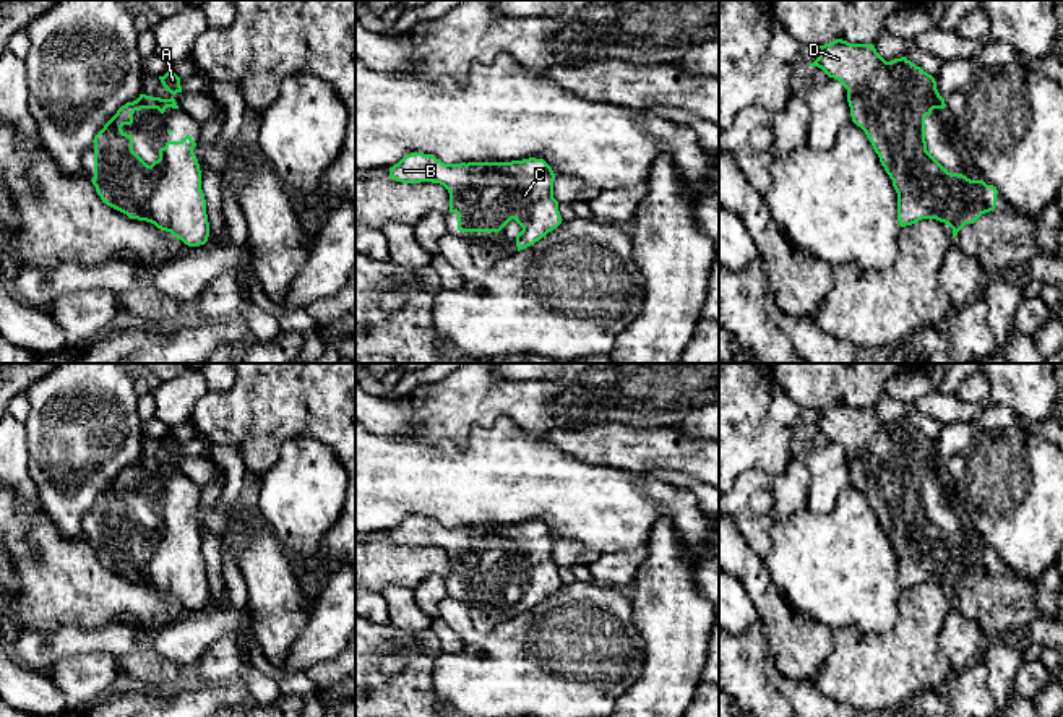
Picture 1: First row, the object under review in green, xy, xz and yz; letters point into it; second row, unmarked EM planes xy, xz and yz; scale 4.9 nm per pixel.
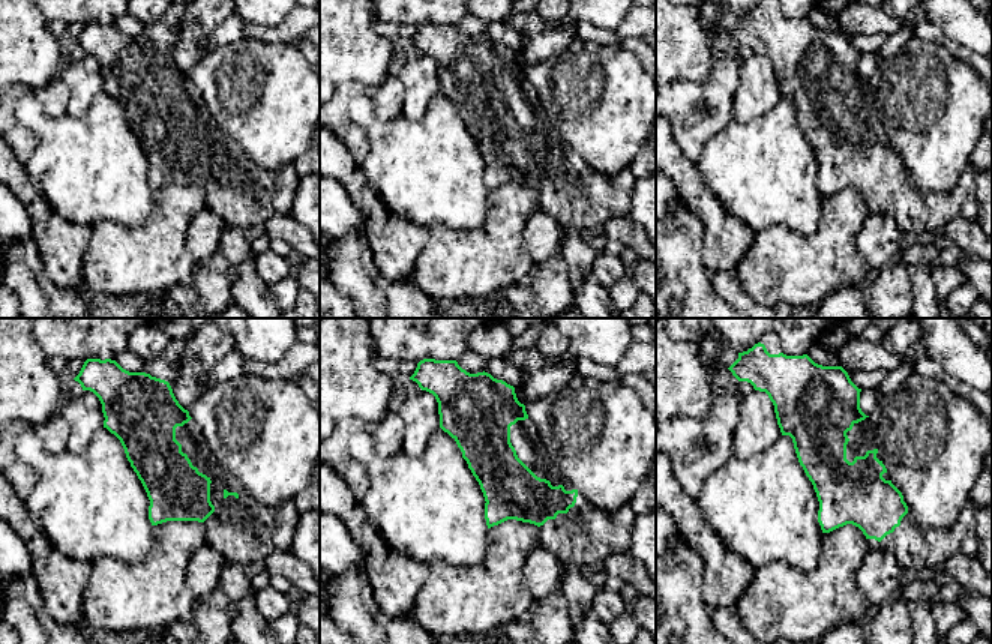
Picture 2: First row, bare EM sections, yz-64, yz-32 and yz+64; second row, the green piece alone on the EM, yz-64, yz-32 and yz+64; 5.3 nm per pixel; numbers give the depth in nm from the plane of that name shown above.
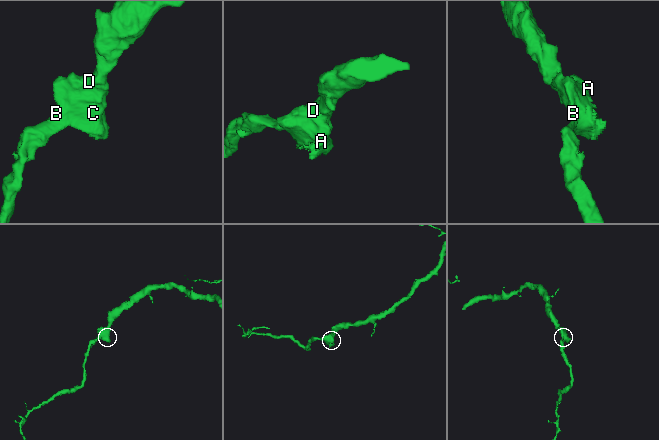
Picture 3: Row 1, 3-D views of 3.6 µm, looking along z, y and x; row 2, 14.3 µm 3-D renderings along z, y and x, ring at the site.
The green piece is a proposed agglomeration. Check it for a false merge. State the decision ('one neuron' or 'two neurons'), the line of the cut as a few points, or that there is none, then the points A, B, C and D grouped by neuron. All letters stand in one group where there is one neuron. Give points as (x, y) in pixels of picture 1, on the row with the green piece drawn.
one neuron; no cut; A B C D

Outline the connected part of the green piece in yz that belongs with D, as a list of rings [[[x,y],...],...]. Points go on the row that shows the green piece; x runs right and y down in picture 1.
[[[842,39],[820,45],[820,57],[810,67],[821,68],[847,89],[852,122],[865,131],[893,180],[901,227],[922,219],[936,219],[953,229],[954,238],[966,224],[974,224],[982,214],[995,209],[996,187],[948,172],[927,151],[925,117],[933,109],[946,107],[932,75],[906,57],[886,62],[873,44],[850,44]]]

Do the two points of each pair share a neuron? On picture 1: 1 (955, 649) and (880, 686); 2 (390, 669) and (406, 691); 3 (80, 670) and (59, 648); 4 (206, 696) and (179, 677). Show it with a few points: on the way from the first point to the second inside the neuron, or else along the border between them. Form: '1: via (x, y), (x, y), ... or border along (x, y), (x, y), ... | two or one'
1: border along (943, 618), (938, 628), (938, 651), (953, 670) | two
2: border along (417, 646), (401, 670), (382, 675) | two
3: border along (107, 651), (60, 657), (46, 672) | two
4: border along (192, 682), (171, 691), (151, 693) | two

